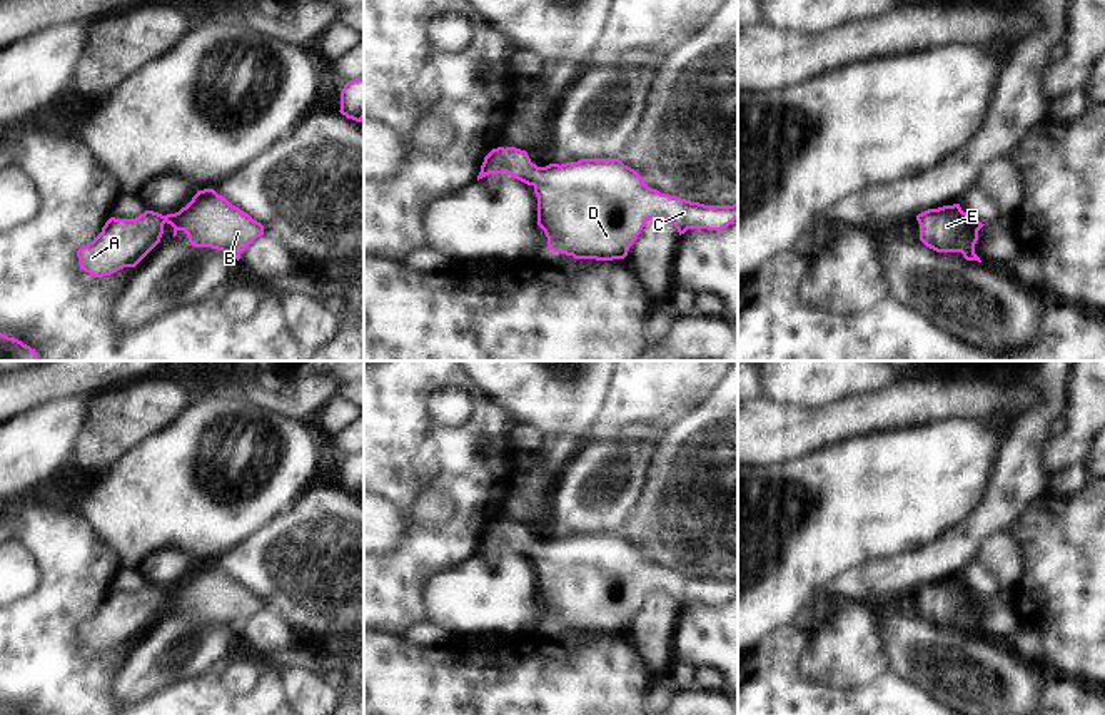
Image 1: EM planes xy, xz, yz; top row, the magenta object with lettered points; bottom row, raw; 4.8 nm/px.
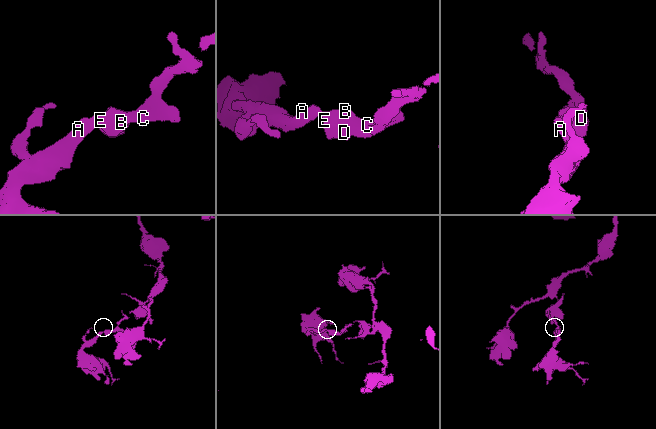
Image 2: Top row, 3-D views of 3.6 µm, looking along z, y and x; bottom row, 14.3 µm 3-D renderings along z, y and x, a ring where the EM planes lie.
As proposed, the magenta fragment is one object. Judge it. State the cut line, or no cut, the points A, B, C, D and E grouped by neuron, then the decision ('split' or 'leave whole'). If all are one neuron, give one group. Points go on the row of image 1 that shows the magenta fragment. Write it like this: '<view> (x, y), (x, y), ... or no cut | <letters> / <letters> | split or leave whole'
no cut | A B C D E | leave whole

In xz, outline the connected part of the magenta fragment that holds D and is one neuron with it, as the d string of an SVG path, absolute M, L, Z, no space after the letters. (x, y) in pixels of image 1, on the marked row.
M497 147L484 157L477 180L502 172L534 187L537 226L547 237L547 249L574 259L624 259L649 219L668 219L679 236L688 229L721 231L738 219L738 204L704 205L661 194L648 187L643 177L619 159L581 159L537 167L526 150Z

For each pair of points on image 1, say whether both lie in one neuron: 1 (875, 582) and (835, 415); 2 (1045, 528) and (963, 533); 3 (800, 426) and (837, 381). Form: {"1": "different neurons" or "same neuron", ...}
{"1": "different neurons", "2": "different neurons", "3": "different neurons"}

